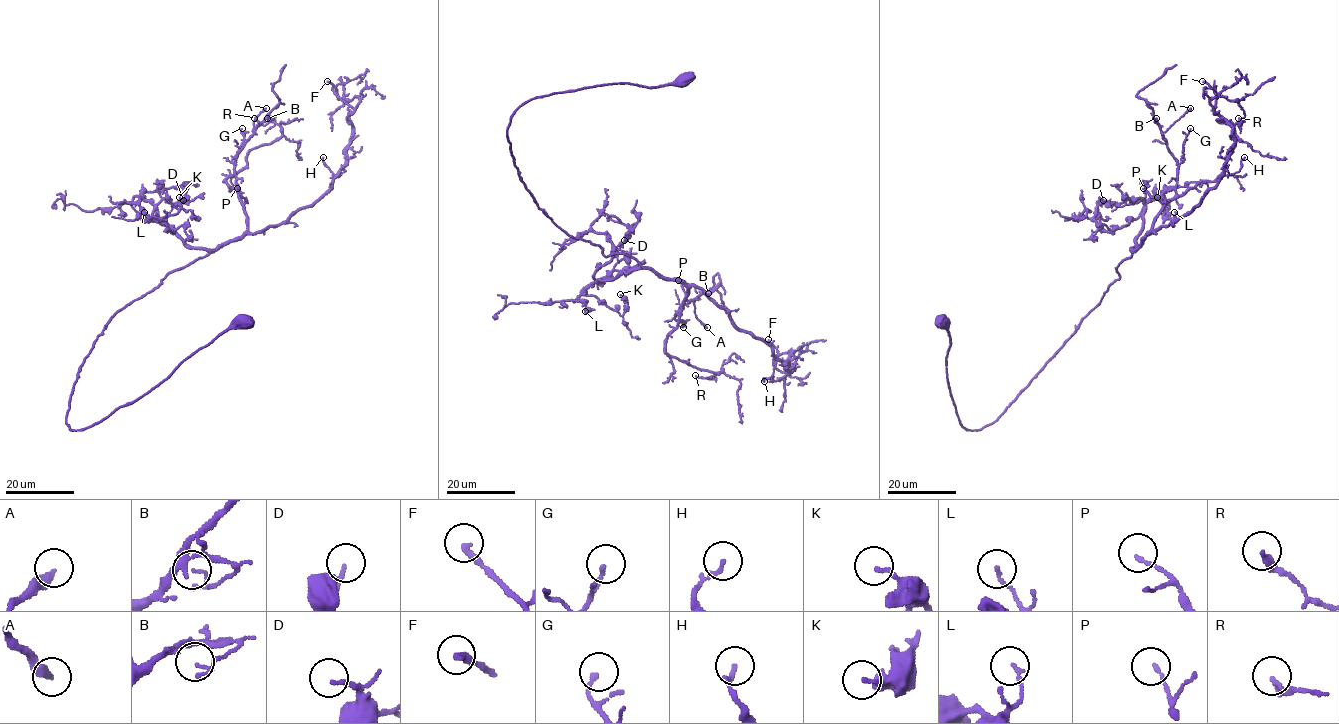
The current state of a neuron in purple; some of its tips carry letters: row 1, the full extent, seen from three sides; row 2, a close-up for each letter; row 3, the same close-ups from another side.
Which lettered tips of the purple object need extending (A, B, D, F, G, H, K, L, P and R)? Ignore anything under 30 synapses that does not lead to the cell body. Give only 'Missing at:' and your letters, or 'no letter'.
Missing at: no letter

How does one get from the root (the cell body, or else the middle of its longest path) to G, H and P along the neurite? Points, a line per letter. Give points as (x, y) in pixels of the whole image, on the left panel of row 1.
G: (244, 321), (100, 421), (77, 430), (66, 423), (79, 368), (108, 321), (247, 230), (231, 161), (242, 128)
H: (244, 321), (100, 421), (66, 423), (108, 321), (169, 273), (317, 201), (335, 176), (323, 157)
P: (244, 321), (100, 421), (77, 430), (66, 423), (79, 368), (108, 321), (169, 273), (247, 230), (237, 188)

